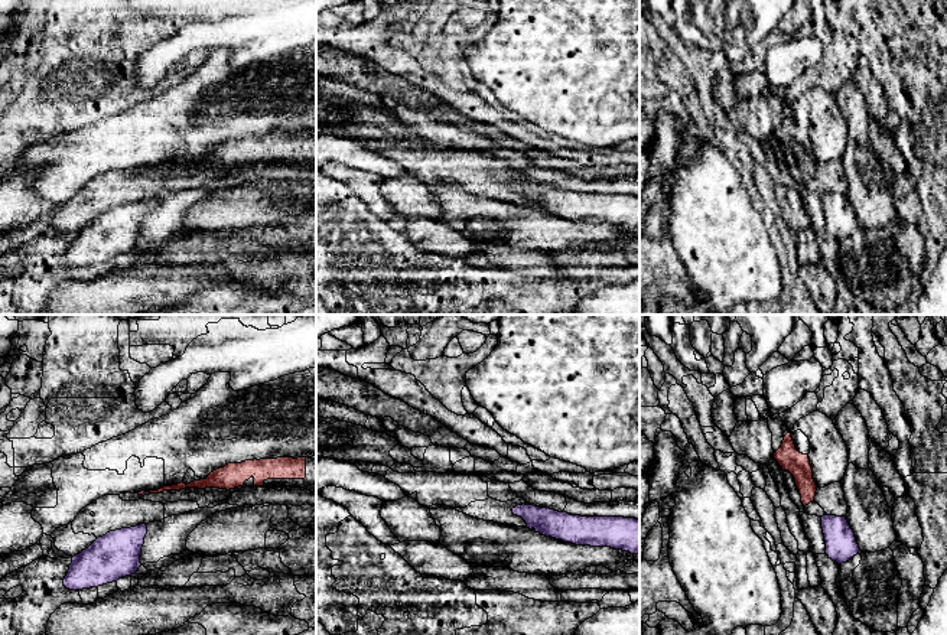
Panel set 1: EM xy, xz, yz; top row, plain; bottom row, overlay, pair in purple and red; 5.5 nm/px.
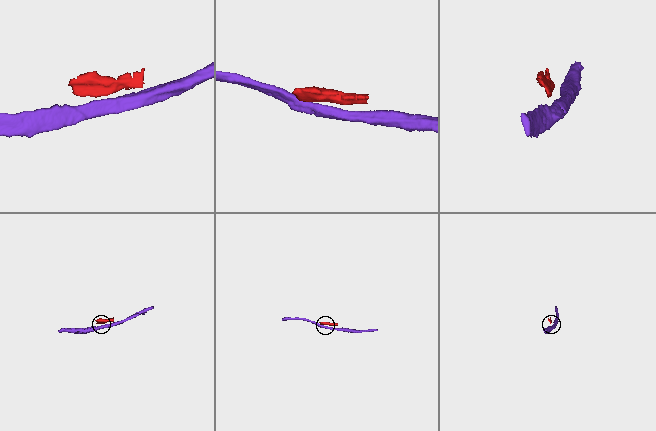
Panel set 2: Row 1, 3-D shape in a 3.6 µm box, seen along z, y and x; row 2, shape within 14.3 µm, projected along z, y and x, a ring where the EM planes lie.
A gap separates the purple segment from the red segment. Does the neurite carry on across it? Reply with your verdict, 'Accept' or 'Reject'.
Reject

